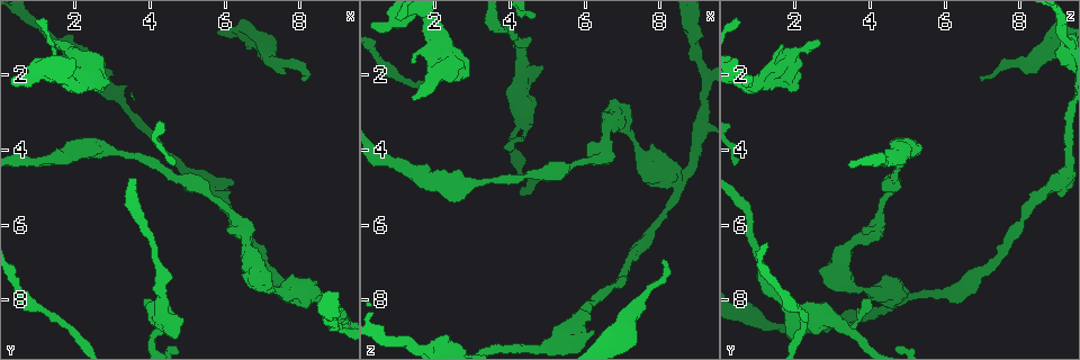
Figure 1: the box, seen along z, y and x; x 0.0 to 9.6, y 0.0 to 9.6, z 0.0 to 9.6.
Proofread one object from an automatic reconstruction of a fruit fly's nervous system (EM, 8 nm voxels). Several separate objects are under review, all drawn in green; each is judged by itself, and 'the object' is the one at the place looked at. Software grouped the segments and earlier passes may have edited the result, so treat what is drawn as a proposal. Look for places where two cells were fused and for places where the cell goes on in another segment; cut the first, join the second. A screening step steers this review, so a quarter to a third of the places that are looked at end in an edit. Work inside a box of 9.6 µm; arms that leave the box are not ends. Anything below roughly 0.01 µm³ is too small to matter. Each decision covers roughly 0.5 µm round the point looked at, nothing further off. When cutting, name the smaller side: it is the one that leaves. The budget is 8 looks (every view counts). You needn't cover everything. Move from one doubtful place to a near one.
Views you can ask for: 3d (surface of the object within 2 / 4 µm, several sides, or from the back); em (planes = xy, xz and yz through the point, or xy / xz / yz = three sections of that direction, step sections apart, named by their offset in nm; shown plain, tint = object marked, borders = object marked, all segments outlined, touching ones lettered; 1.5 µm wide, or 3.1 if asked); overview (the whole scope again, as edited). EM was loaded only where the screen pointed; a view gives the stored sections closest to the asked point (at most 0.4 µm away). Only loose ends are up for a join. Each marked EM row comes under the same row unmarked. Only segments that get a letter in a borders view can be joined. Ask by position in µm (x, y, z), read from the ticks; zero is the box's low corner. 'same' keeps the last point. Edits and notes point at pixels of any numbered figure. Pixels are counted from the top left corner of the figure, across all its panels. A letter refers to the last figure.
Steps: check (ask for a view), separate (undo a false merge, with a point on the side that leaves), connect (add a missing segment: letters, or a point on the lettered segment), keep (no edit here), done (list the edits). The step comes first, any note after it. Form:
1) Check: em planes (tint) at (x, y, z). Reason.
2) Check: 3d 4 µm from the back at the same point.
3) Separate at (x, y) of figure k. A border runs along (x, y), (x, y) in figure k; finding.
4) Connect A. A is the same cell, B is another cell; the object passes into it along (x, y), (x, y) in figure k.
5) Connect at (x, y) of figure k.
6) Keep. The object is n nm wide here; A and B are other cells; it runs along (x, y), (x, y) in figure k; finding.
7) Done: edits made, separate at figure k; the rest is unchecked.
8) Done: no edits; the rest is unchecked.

Check: em yz step 8 (tint) at (8.15, 2.20, 6.95). Free end.

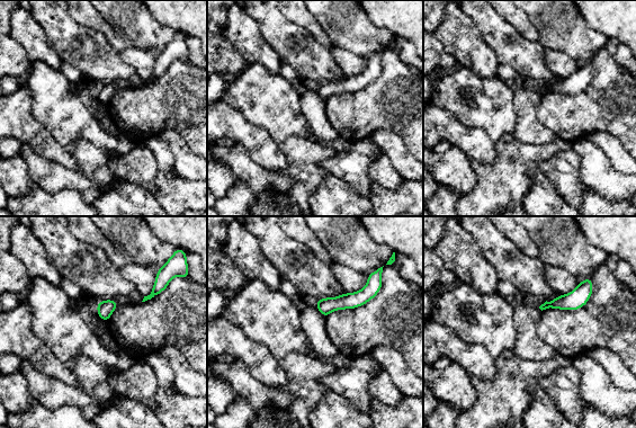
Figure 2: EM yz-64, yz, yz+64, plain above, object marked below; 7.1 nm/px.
Check: em planes (borders) at the same point.

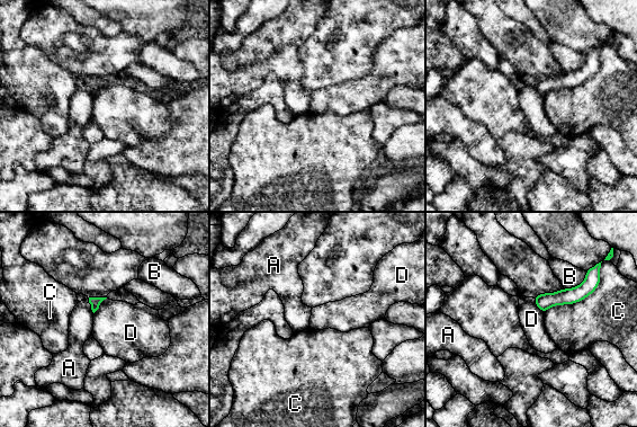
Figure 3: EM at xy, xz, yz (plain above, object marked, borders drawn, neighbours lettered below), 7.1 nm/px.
Keep. The longest contact is with C, 480 nm; A, B, C and D are other cells; a border runs along (106, 297), (93, 313) in figure 3; no lettered segment goes on from it.

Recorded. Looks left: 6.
Check: 3d 2 µm at (7.20, 7.75, 3.65). Calibre changes.

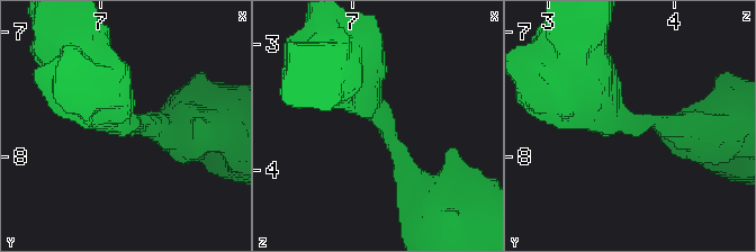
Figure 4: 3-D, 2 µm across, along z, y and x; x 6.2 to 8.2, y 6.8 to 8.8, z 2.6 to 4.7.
Check: em planes (borders) at (7.28, 7.70, 3.68). The arms are 500, 500 nm wide.

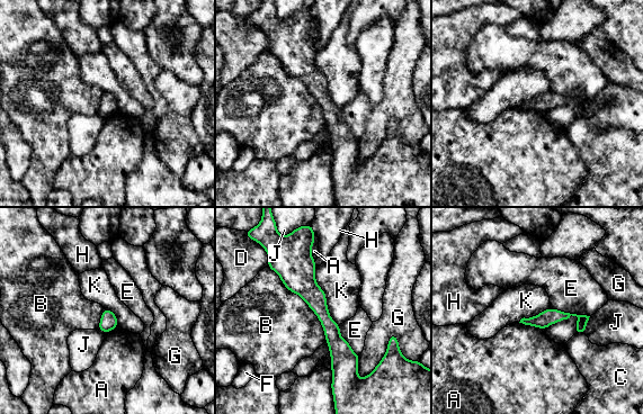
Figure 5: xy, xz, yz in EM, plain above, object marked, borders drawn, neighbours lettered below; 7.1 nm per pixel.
Keep. The longest contact is with B, 700 nm; A, B, C, D, E, F, G, H, J and K are other cells; it runs along (306, 245), (336, 377) in figure 5; continuous, no second cell.

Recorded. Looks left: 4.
Check: 3d 2 µm at (1.45, 1.15, 1.65). Tapers out.

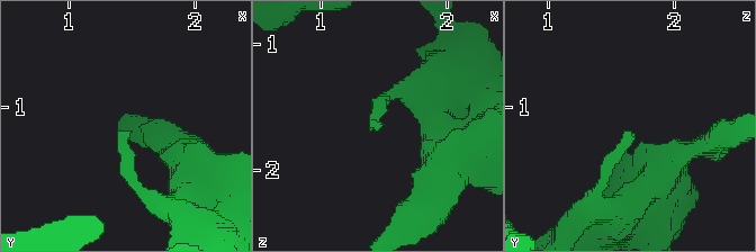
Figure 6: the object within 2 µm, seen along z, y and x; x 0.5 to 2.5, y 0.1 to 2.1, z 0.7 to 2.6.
Check: em planes (borders) at (1.46, 1.18, 1.66). Shape alone is not enough.

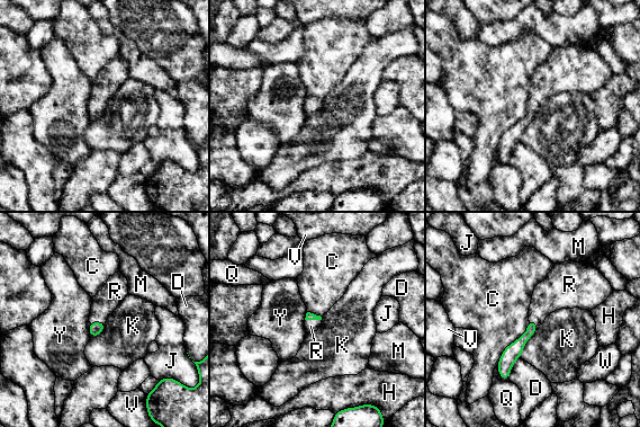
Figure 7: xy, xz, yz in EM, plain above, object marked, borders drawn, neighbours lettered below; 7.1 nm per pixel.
Connect R. R is the same cell, C, D, H, J, K, M, Q, V, W and Y are other cells; the object passes into it along (95, 328), (97, 322), (114, 292) in figure 7; the cell continues.

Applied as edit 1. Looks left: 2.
Done: edits made, connect at figure 7; the rest is unchecked.

